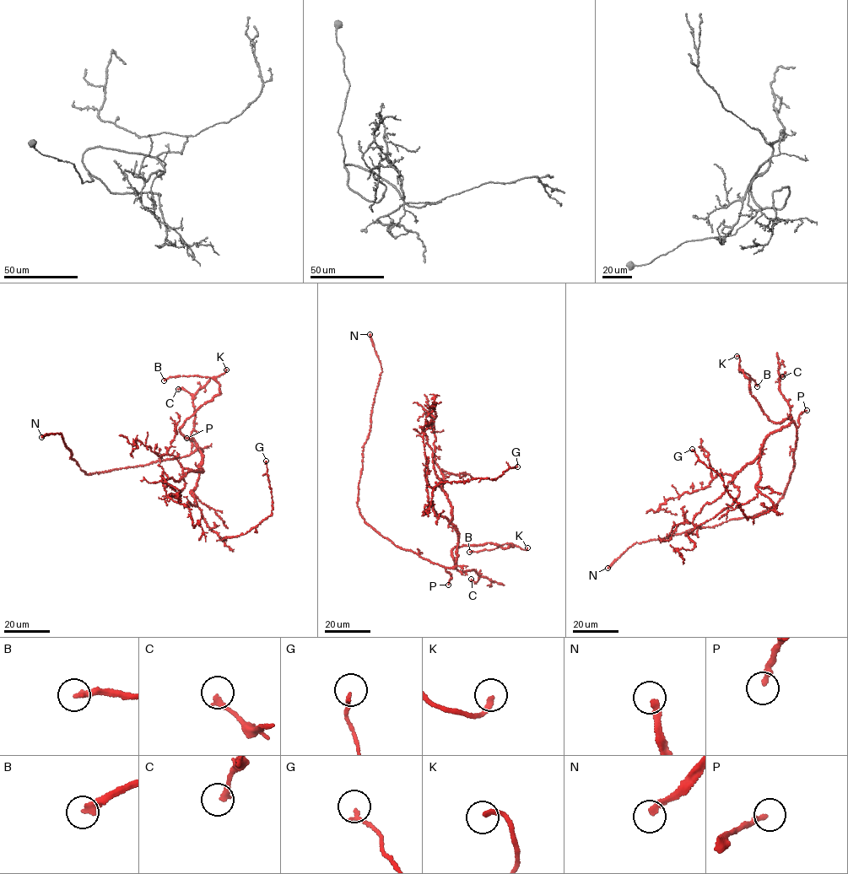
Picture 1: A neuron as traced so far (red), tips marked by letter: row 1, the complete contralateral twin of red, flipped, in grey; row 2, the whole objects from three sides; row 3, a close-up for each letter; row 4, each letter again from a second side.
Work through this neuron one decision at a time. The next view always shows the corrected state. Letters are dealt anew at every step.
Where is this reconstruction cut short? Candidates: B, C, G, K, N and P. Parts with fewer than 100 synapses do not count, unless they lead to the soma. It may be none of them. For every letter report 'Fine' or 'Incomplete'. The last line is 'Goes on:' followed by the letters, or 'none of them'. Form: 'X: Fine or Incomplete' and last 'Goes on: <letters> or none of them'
B: Incomplete
C: Fine
G: Fine
K: Incomplete
N: Incomplete
P: Fine
Goes on: B, K, N

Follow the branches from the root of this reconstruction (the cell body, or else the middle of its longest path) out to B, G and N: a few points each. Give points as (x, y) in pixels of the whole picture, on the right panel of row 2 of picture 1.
B: (796, 431), (790, 418), (775, 423), (764, 414), (750, 394), (749, 380), (739, 369), (750, 376), (757, 386)
G: (796, 431), (792, 422), (764, 440), (756, 488), (775, 509), (751, 518), (692, 449)
N: (796, 431), (795, 464), (782, 498), (769, 510), (711, 526), (695, 527), (664, 538), (634, 543), (607, 568)

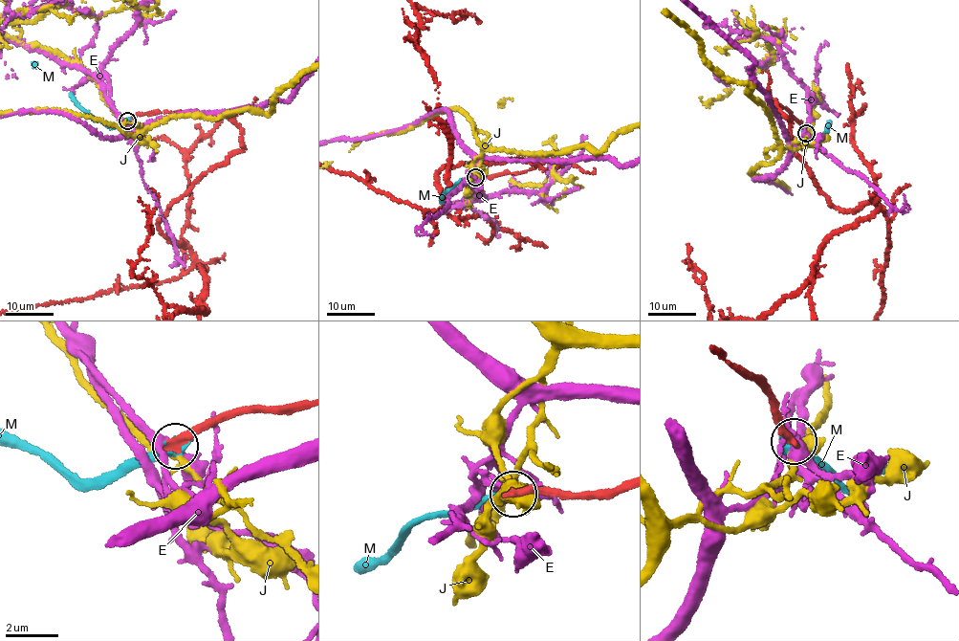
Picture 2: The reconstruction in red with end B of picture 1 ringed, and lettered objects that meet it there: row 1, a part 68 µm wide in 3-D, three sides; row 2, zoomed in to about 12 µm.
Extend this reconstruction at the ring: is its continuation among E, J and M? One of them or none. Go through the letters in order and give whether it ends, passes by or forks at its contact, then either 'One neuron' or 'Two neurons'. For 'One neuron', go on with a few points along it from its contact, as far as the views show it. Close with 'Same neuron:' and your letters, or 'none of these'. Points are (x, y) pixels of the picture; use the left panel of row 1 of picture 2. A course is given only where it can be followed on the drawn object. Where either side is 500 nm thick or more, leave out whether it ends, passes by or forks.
E: It forks there. Two neurons
J: It forks there. Two neurons
M: One neuron
Same neuron: M

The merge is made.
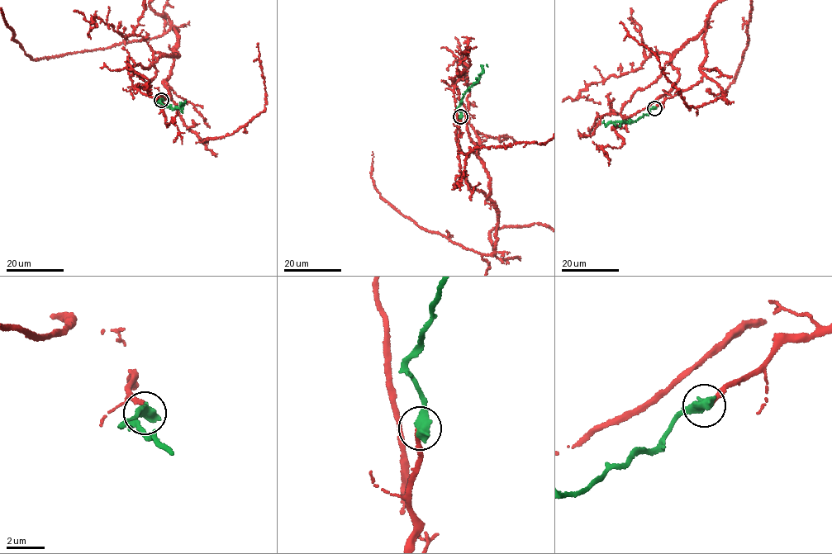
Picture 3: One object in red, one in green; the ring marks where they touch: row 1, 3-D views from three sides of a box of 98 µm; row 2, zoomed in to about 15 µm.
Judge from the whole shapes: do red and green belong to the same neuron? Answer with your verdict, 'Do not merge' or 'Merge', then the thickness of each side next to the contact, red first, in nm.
Merge. Thickness 240 nm (red) against 650 nm

